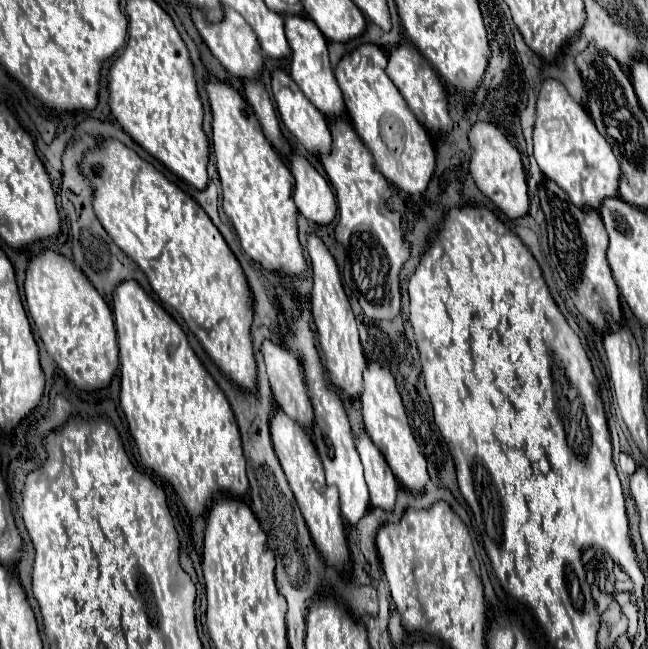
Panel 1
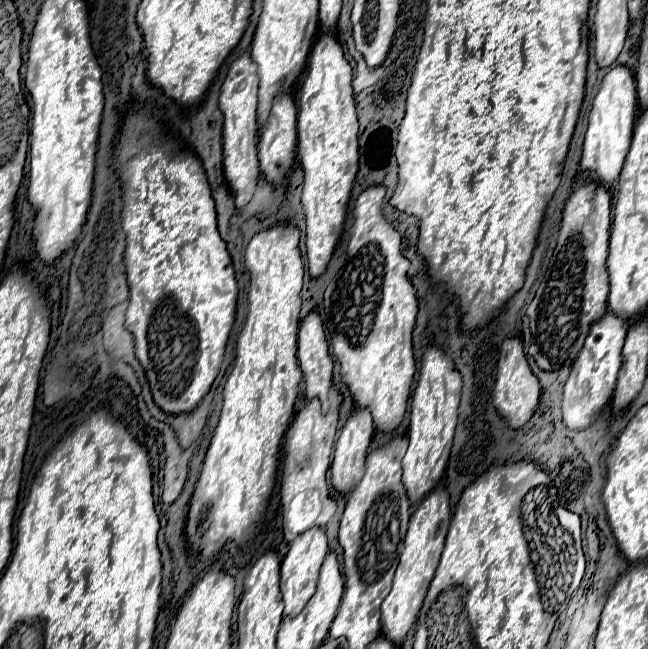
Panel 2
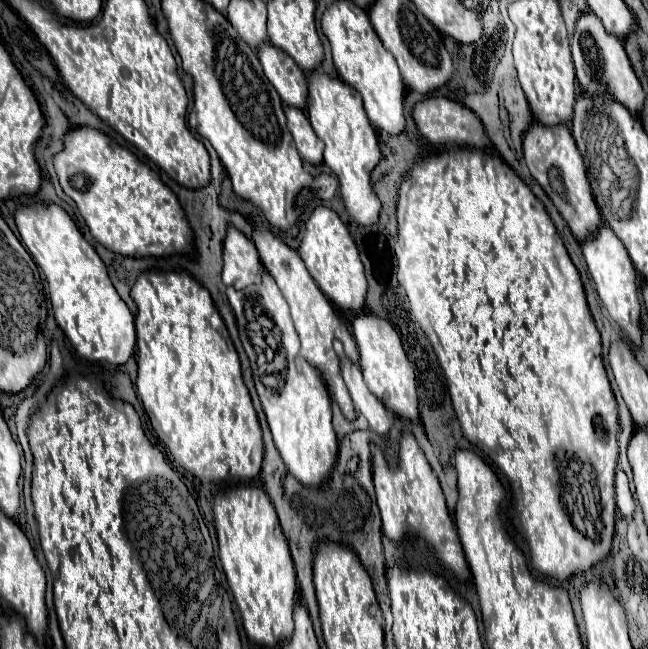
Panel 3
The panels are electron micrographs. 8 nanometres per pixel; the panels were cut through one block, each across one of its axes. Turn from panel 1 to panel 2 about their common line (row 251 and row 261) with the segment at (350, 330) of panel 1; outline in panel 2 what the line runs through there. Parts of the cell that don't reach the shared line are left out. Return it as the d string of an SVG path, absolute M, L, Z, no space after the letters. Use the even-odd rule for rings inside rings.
M320 34L314 42L308 62L306 78L300 88L298 98L298 156L304 170L304 190L302 206L306 210L306 248L308 248L308 272L312 278L326 270L326 264L334 252L334 246L342 234L346 206L350 200L350 190L354 176L358 172L358 118L354 110L352 92L352 66L346 62L342 46L332 34Z

